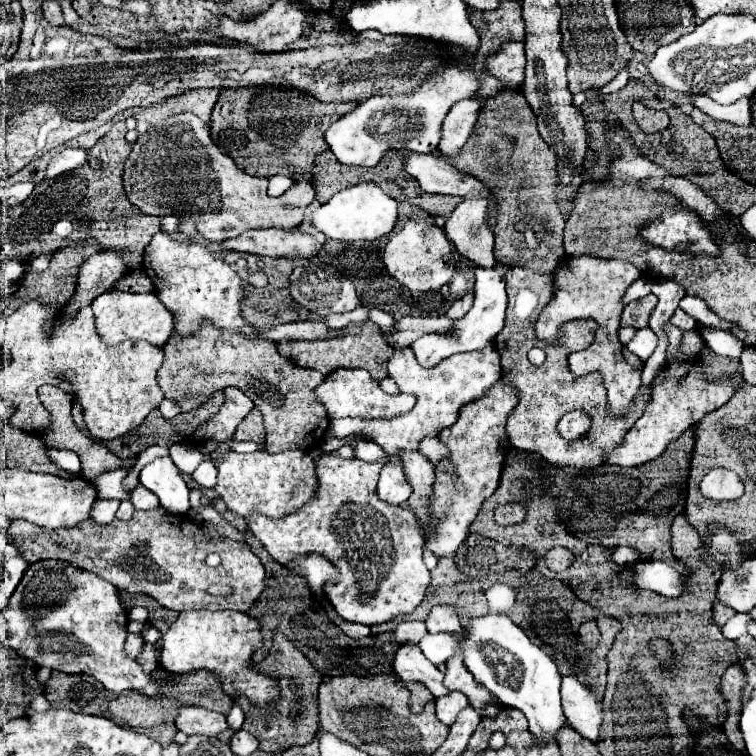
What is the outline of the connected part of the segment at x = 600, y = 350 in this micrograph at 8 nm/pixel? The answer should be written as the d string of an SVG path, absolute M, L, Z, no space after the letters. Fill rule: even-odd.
M566 255L554 271L554 297L542 309L538 323L536 323L538 339L554 341L558 335L558 327L572 321L572 319L598 321L600 329L596 331L594 343L584 351L572 353L568 357L568 363L570 363L570 371L576 377L586 375L586 373L594 373L594 371L600 373L604 387L608 389L608 411L612 411L614 415L624 415L624 411L628 411L628 407L632 407L634 397L640 389L642 367L634 367L622 357L622 353L620 353L622 345L618 341L620 315L624 309L622 295L638 277L640 277L640 271L628 261L598 259L598 257L590 257L590 255L582 255L582 257L568 257Z

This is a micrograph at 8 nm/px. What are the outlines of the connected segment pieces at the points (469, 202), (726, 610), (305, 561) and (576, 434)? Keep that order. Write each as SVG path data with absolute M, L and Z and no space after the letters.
M464 199L452 217L446 219L446 235L456 245L460 255L470 259L476 267L494 267L492 255L494 235L486 225L488 199Z
M714 603L714 615L712 615L712 623L716 623L718 627L724 627L724 623L734 615L736 611L730 607L722 607L718 603Z
M320 555L298 557L294 563L304 569L304 573L306 573L304 577L306 577L306 581L308 581L308 587L310 587L314 593L318 593L318 595L322 595L324 583L330 581L330 579L334 579L334 577L338 575L338 571L332 567L332 563L328 563L328 561L326 561L324 557L320 557Z
M574 411L574 413L566 413L560 421L558 421L558 433L572 441L572 439L580 439L588 433L590 427L590 415L582 413L582 411Z

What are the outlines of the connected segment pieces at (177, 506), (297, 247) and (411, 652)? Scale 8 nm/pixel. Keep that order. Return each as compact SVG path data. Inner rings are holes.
M164 457L148 463L140 471L140 483L160 499L160 505L166 511L174 515L184 515L190 509L188 485L184 483L172 459Z
M258 229L246 231L236 239L222 243L222 251L250 253L260 257L312 257L320 249L320 243L302 231L276 231L276 229Z
M402 645L398 649L396 659L394 659L394 671L398 673L398 677L402 681L420 681L420 683L424 683L436 699L450 693L442 683L444 673L440 673L438 667L428 663L428 659L418 649L418 645Z

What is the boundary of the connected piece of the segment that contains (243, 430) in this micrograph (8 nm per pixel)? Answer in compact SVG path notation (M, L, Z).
M254 407L244 421L238 425L238 431L234 435L234 439L238 441L254 441L256 443L264 443L264 425L262 425L262 415L260 411Z

